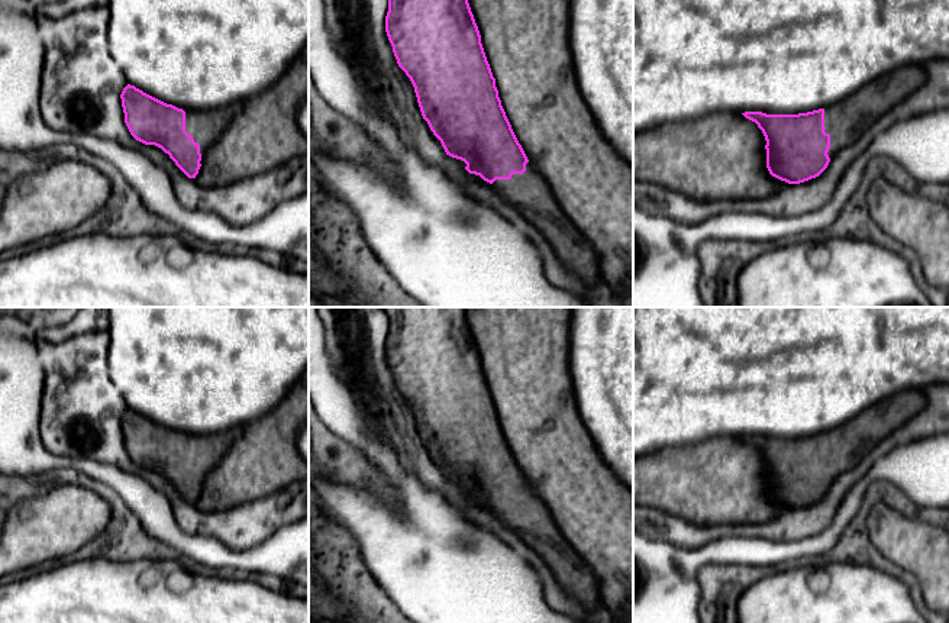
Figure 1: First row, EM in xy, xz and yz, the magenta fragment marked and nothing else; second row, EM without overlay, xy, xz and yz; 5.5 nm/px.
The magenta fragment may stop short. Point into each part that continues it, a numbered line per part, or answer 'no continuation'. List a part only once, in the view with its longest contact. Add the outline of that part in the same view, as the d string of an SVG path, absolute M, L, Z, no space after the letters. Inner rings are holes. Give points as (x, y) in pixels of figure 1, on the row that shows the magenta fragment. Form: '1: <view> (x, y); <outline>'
1: xy (206, 126); M230 104L213 110L183 110L185 112L185 132L200 145L201 164L206 152L219 141L233 119L238 106Z

